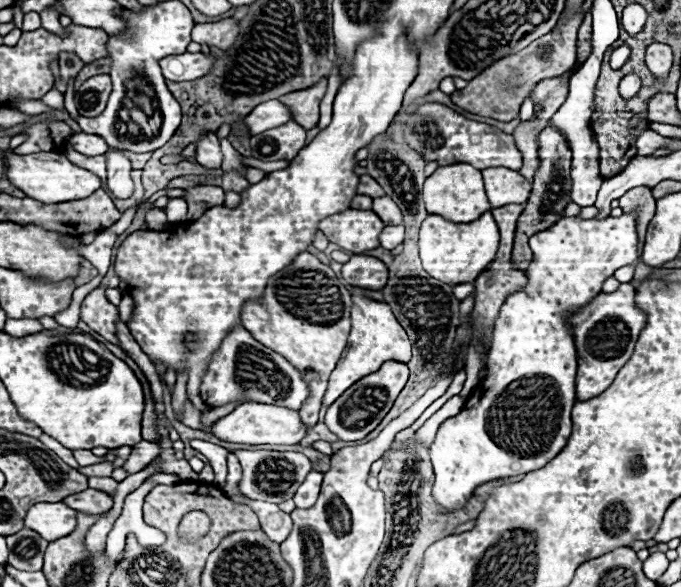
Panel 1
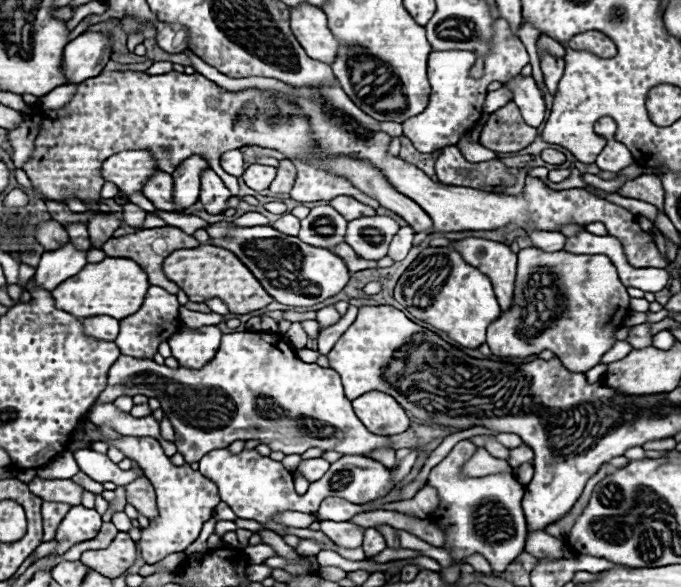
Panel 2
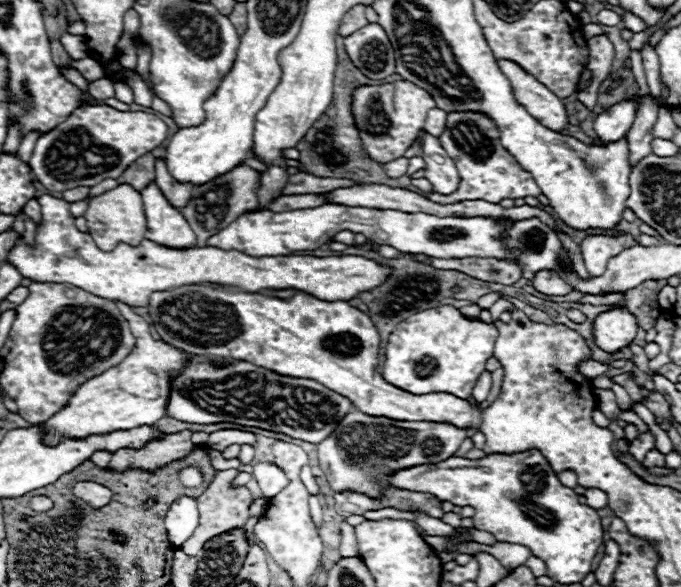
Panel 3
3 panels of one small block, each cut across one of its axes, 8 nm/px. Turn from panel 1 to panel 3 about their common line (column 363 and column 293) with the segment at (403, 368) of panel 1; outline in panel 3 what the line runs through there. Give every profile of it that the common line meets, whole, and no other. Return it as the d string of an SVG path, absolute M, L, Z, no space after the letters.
M194 356L198 362L190 364L172 382L168 416L192 424L232 422L240 426L254 426L270 432L280 432L296 440L318 444L340 420L352 410L348 398L328 390L326 386L308 378L288 378L264 370L250 362L236 362L232 366L214 368L210 358Z

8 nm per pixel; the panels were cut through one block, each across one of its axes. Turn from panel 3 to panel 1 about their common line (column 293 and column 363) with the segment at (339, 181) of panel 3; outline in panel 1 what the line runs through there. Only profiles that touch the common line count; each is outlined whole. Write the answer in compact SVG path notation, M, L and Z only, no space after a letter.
M368 174L360 176L358 194L366 194L366 196L370 196L370 198L380 198L380 196L386 196L386 192L382 190L382 186L378 186L378 182L374 182L374 178L370 178Z

